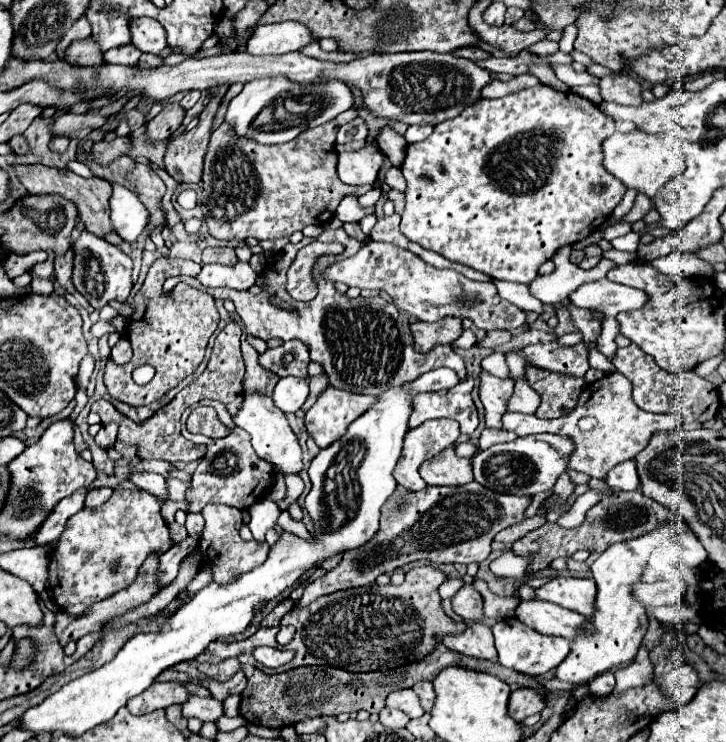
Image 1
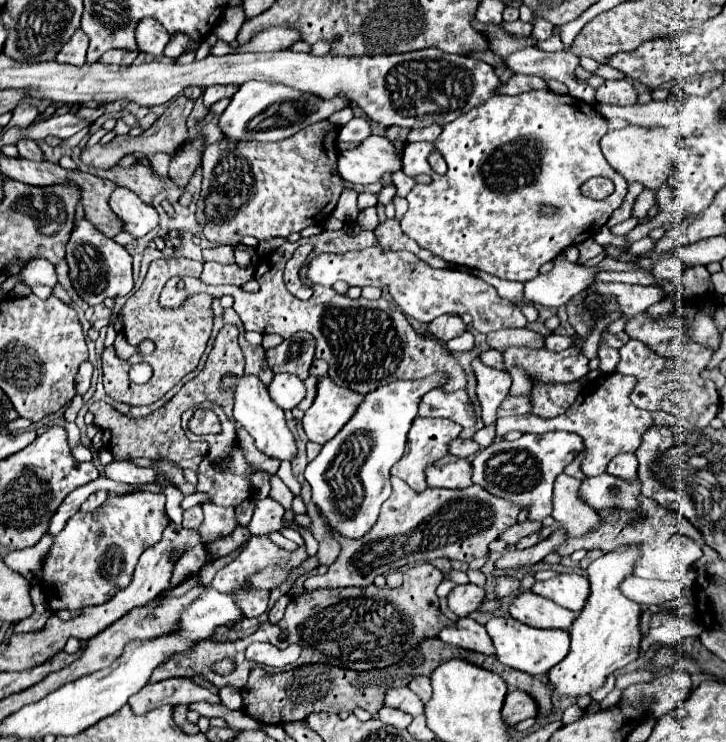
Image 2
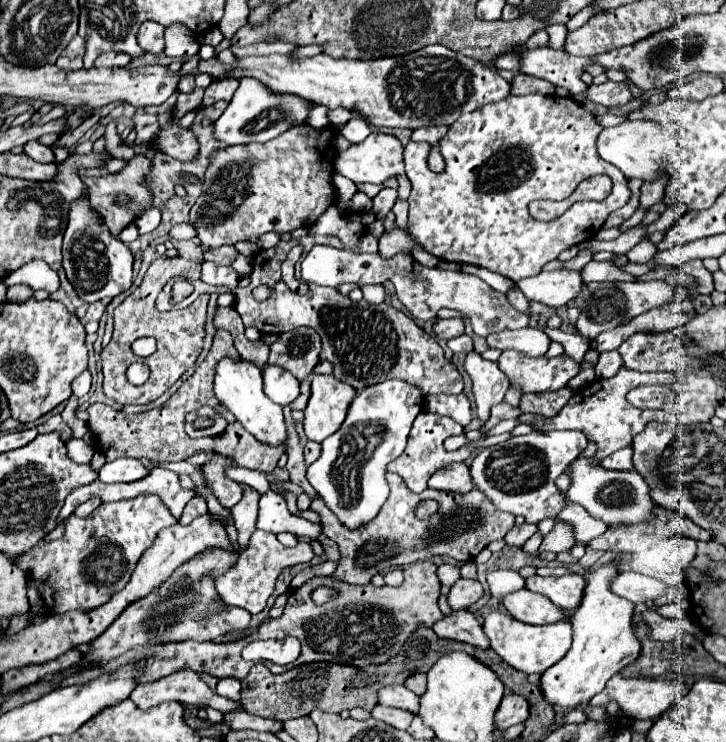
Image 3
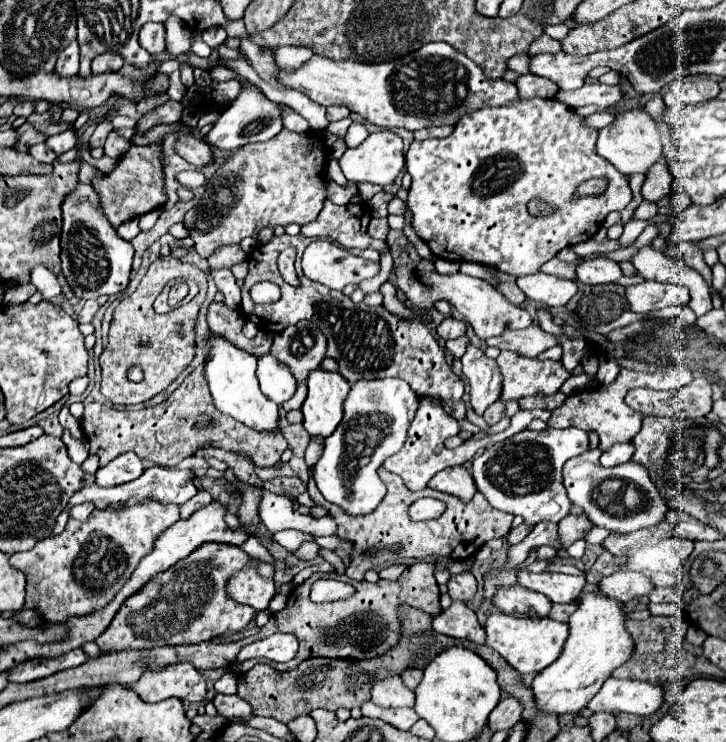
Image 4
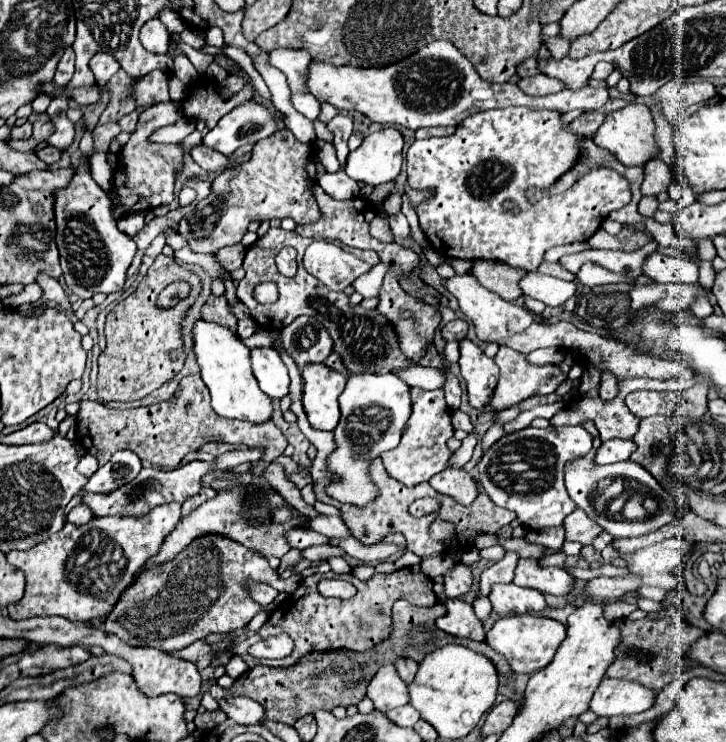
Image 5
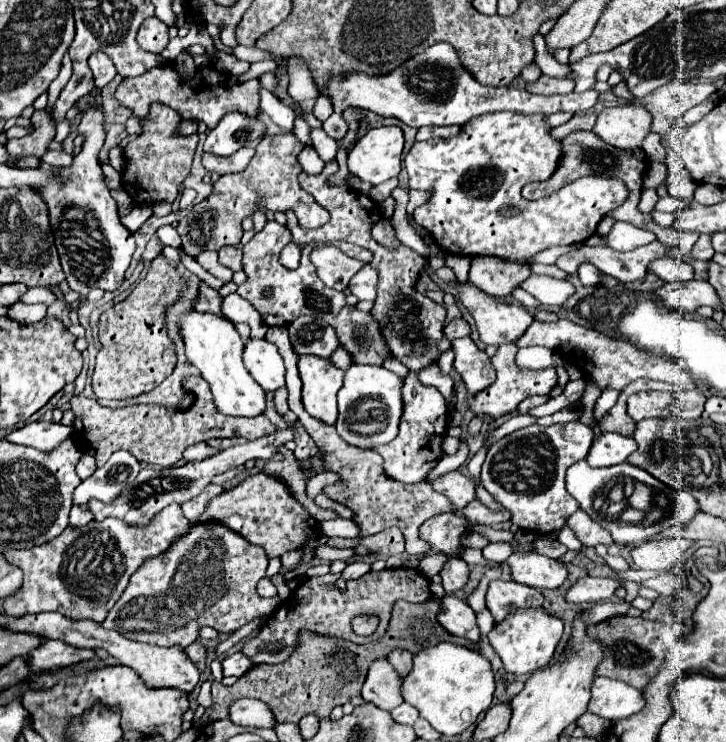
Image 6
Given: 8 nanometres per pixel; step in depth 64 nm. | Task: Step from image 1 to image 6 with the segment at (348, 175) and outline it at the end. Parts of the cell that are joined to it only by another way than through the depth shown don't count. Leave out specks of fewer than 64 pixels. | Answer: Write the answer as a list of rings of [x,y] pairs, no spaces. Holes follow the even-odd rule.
[[[380,126],[364,134],[348,154],[348,170],[376,186],[400,174],[404,134],[398,126]]]

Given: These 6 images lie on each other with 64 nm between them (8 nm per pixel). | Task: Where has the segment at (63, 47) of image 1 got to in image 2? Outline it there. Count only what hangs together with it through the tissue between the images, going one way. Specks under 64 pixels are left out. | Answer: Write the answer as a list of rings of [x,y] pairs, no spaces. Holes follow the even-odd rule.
[[[76,30],[74,36],[60,48],[56,60],[60,64],[72,64],[72,66],[82,66],[86,62],[86,50],[88,50],[88,36],[84,32]]]

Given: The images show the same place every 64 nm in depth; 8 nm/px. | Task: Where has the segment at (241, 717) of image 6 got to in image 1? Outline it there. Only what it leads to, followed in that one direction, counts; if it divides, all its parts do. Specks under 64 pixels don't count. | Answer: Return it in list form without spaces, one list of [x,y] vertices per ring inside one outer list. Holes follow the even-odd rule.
[[[154,682],[142,694],[128,700],[126,708],[132,714],[154,712],[156,708],[168,708],[172,704],[184,704],[192,694],[180,682]]]

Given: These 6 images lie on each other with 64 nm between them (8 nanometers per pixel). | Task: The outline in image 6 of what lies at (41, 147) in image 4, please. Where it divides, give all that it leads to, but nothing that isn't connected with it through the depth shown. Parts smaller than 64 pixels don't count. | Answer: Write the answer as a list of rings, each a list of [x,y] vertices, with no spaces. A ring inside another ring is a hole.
[[[50,150],[48,156],[44,156],[42,162],[50,164],[50,166],[56,166],[56,168],[64,168],[64,166],[72,164],[72,156],[64,154],[64,152],[58,152],[58,150]]]

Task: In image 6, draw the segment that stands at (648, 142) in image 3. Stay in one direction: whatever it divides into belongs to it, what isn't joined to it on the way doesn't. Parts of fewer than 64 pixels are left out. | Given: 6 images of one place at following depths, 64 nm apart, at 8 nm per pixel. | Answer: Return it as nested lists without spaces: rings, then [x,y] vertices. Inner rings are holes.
[[[622,104],[604,108],[592,128],[606,144],[622,150],[636,150],[642,146],[644,136],[650,132],[652,116],[644,106]]]

